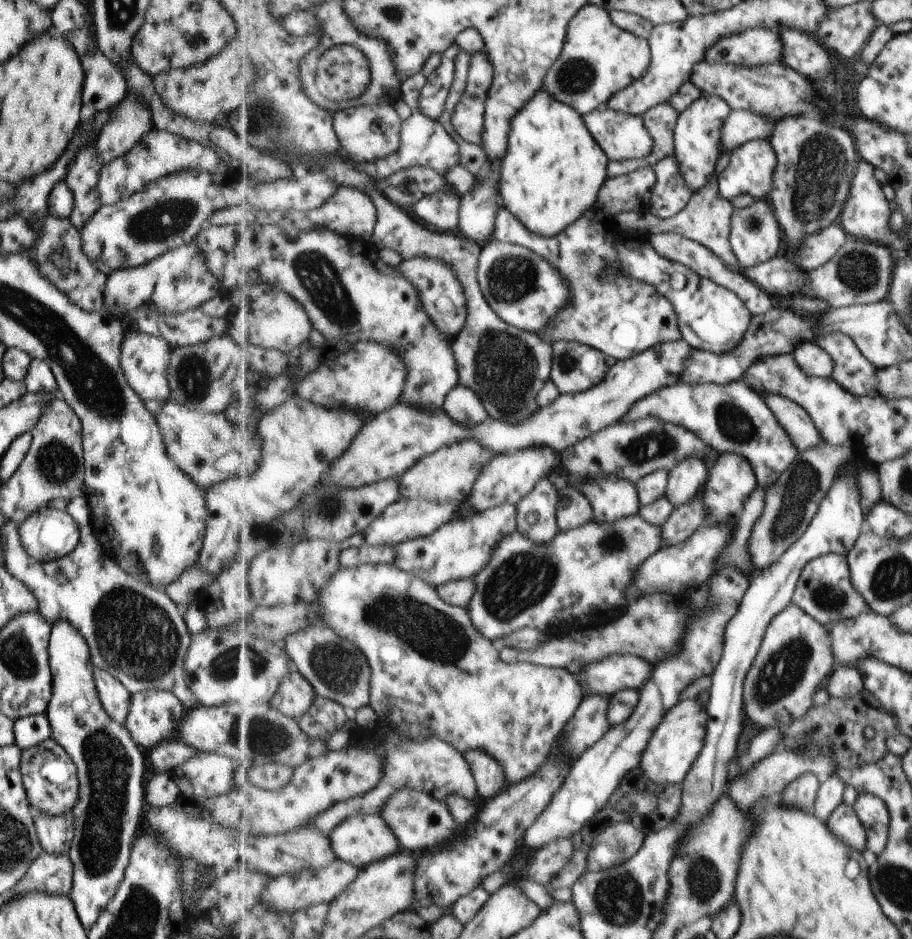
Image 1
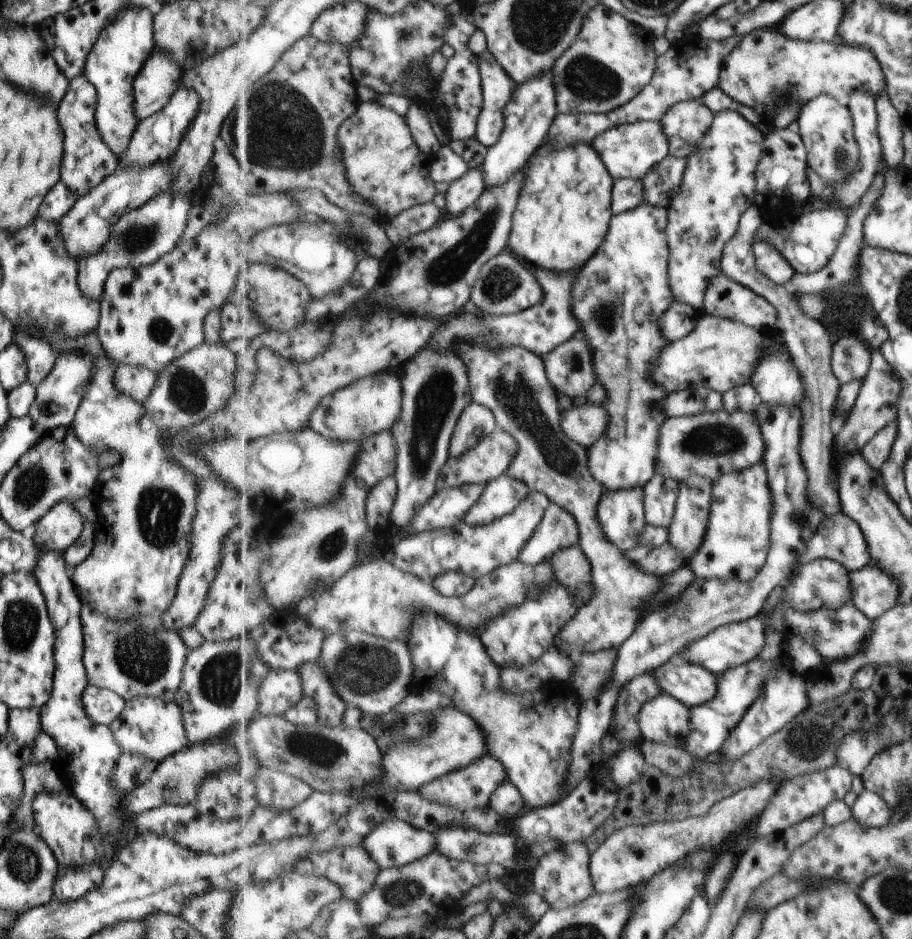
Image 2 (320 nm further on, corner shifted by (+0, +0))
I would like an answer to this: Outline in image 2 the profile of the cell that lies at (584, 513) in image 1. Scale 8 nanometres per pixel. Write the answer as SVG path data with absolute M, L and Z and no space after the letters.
M551 503L530 542L522 550L520 560L535 566L549 561L559 551L580 544L580 526L574 513Z

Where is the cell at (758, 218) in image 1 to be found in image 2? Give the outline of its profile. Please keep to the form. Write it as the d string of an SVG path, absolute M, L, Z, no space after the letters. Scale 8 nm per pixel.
M755 242L754 252L757 270L764 276L767 276L769 280L773 280L774 284L786 286L794 279L796 271L793 269L793 266L771 242Z

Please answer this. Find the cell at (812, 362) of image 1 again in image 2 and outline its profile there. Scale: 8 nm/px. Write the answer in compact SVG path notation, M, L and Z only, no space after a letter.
M858 334L843 336L835 342L831 366L842 384L863 380L871 370L872 349Z

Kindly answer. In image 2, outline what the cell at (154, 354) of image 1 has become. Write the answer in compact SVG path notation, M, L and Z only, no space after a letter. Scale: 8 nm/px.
M118 366L112 376L114 387L120 395L142 403L154 387L156 376L153 371L136 366Z

